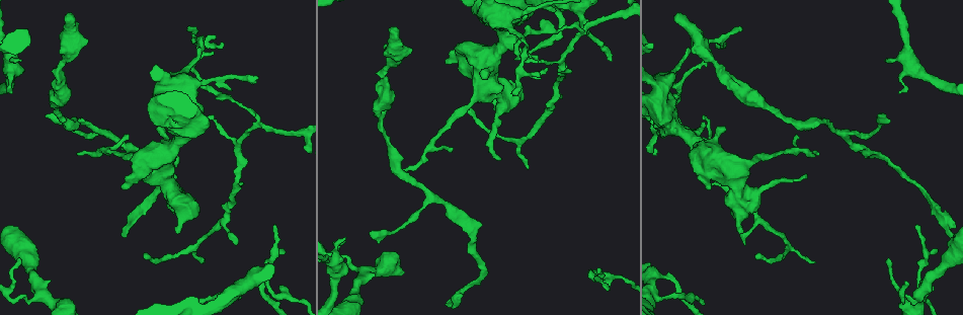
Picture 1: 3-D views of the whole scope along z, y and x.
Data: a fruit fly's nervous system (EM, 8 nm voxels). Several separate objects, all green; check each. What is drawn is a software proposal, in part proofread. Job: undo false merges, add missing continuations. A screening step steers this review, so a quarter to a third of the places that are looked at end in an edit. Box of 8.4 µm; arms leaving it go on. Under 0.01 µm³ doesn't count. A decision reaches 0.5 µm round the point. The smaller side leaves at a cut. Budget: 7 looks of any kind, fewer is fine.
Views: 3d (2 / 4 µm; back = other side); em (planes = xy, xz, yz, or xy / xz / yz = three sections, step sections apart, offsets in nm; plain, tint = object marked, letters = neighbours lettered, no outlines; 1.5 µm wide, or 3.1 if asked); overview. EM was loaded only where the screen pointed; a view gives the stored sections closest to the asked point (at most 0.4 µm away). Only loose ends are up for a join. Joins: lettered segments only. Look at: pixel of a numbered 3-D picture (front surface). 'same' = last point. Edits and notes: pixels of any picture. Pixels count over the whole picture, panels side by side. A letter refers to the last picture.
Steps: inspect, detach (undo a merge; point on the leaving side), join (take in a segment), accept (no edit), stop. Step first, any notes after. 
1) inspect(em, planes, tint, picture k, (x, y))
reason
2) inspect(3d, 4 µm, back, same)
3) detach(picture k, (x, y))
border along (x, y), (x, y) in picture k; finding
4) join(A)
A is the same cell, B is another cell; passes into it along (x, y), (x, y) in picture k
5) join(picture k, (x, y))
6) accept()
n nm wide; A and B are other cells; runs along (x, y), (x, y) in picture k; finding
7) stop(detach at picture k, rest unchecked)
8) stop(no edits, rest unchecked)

inspect(em, planes, letters, picture 1, (374, 238))
thin end

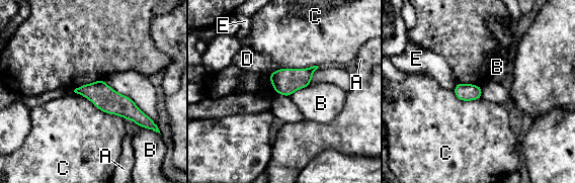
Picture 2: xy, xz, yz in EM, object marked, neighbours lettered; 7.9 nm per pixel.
accept()
C touches over 400 nm; A, B, C, D and E are other cells; border along (317, 65), (276, 69), (270, 84) in picture 2; no lettered segment goes on from it

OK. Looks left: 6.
inspect(3d, 2 µm, picture 1, (60, 67))
thick turns thin

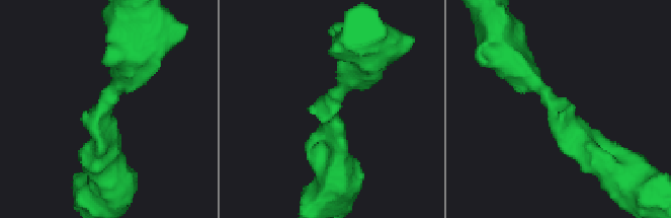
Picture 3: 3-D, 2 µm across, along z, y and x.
inspect(em, planes, letters, picture 3, (104, 99))
arms of 220, 400 nm; now the EM

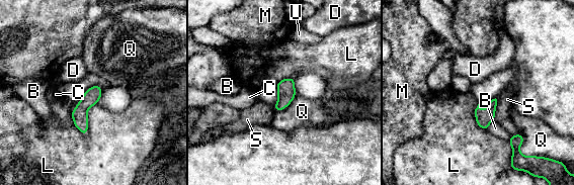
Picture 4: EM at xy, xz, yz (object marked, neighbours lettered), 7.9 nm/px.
accept()
B, C, D, L, M, Q, S and U are other cells; runs along (96, 87), (82, 106), (85, 132) in picture 4; continuous, no second neuron

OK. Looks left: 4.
inspect(3d, 4 µm, picture 1, (497, 160))
thin end

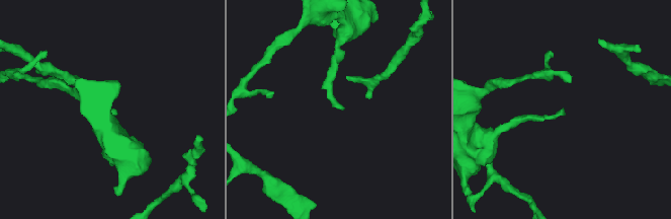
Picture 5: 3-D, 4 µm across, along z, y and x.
inspect(em, xy, step 4, tint, picture 5, (341, 110))
need the tissue

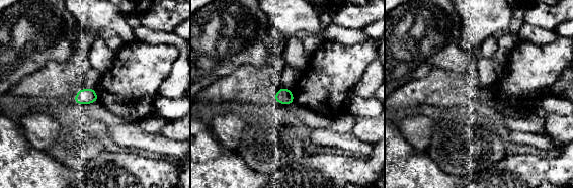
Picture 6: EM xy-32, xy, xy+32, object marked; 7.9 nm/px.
inspect(em, planes, letters, same)

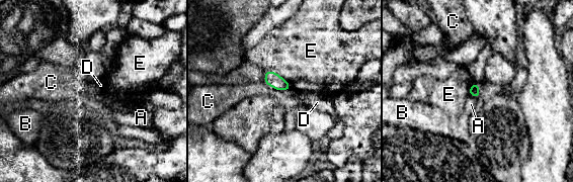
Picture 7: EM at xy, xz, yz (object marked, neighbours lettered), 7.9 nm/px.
accept()
A, B, C, D and E are other cells; border along (262, 81), (277, 91) in picture 7; no lettered segment goes on from it

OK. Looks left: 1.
stop(no edits, rest unchecked)

